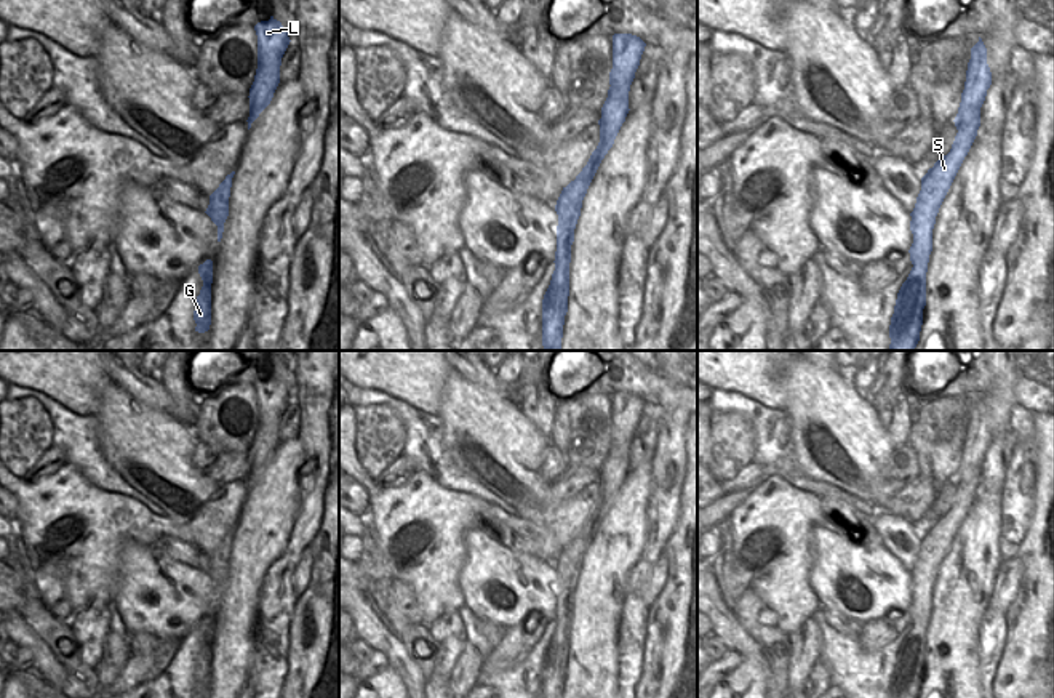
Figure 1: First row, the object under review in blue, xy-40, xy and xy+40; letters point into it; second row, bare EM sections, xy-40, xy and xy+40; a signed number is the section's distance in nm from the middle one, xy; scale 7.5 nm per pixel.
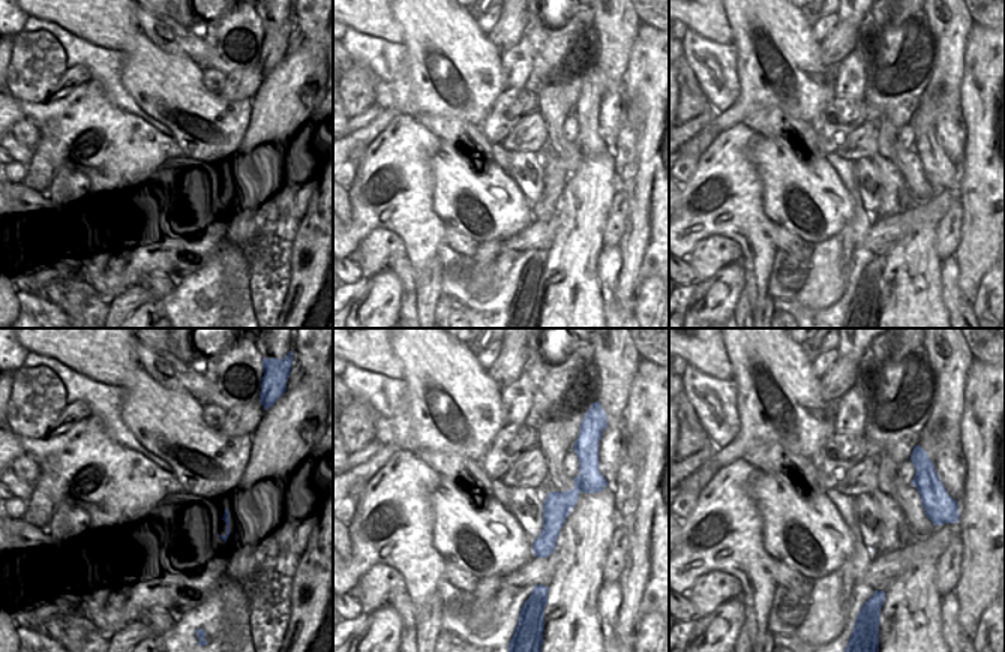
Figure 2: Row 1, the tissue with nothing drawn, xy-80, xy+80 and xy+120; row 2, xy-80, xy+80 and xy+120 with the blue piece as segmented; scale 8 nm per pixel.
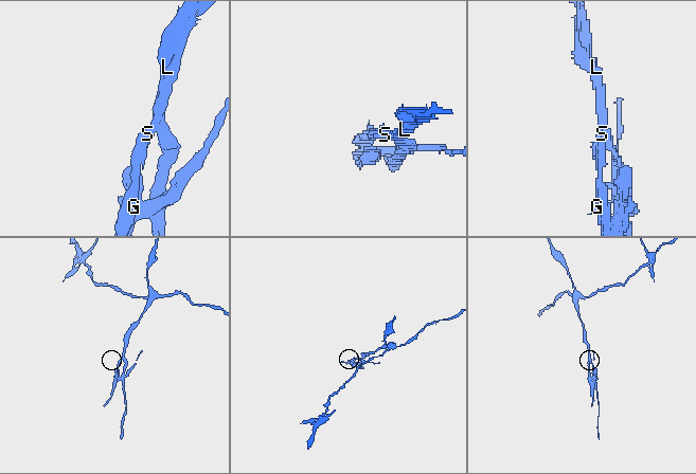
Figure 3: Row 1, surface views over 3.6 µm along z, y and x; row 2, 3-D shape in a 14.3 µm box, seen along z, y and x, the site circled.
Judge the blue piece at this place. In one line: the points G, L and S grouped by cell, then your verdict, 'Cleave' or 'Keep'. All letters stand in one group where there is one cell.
Groups: G S / L. Cleave.

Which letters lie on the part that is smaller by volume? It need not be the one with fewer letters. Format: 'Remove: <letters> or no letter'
Remove: L

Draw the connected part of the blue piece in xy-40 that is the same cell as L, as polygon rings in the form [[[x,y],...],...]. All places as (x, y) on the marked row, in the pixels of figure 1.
[[[270,16],[269,21],[261,21],[254,26],[256,35],[258,35],[258,69],[254,75],[253,85],[258,82],[258,75],[262,67],[262,59],[264,59],[264,48],[269,42],[269,37],[273,34],[273,16]]]

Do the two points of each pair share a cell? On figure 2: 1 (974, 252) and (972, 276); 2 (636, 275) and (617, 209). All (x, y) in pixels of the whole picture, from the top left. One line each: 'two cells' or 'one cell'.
1: one cell
2: two cells

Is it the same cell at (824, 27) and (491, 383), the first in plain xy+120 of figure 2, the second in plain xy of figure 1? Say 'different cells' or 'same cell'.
different cells

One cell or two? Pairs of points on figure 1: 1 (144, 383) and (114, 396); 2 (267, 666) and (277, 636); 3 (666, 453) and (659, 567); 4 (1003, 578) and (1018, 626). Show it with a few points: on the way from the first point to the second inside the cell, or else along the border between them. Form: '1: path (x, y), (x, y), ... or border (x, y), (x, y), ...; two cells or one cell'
1: border (112, 381), (157, 412); two cells
2: path (271, 658), (271, 644); one cell
3: border (662, 551), (653, 565), (651, 575), (637, 588); two cells
4: border (1024, 567), (1018, 596), (1006, 612); two cells

